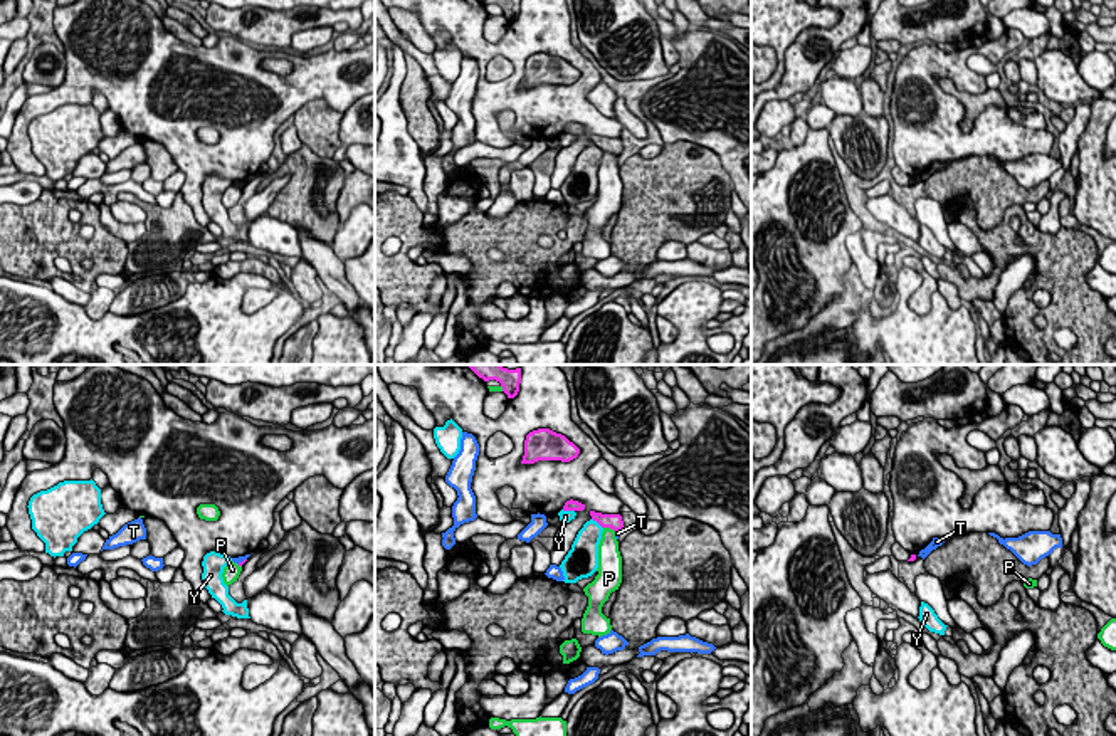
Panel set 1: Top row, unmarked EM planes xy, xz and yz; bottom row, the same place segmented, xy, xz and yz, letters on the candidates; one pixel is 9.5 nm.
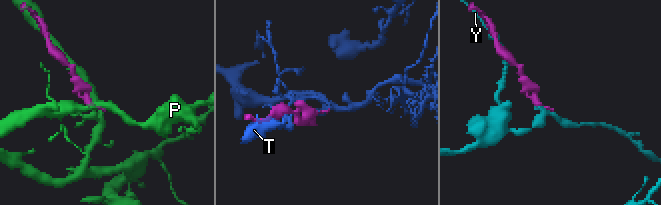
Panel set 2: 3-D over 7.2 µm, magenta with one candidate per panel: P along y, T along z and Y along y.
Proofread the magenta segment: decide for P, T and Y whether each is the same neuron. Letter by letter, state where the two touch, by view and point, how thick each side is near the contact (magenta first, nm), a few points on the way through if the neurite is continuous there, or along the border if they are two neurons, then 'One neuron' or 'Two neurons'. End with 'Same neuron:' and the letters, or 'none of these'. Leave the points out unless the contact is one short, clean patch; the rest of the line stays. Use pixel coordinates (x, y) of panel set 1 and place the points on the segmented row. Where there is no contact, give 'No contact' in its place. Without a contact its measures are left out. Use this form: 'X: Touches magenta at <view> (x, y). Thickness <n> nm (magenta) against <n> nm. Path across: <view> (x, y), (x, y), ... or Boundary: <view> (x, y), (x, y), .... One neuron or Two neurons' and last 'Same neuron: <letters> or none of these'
P: Touches magenta at xz (610, 528). Thickness 160 nm (magenta) against 200 nm. Two neurons
T: Touches magenta at xy (242, 562). Thickness 30 nm (magenta) against 60 nm. Two neurons
Y: Touches magenta at xz (568, 509). Thickness 100 nm (magenta) against 130 nm. Boundary: xz (562, 509), (573, 511). Two neurons
Same neuron: none of these

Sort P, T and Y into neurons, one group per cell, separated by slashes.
P / T / Y

